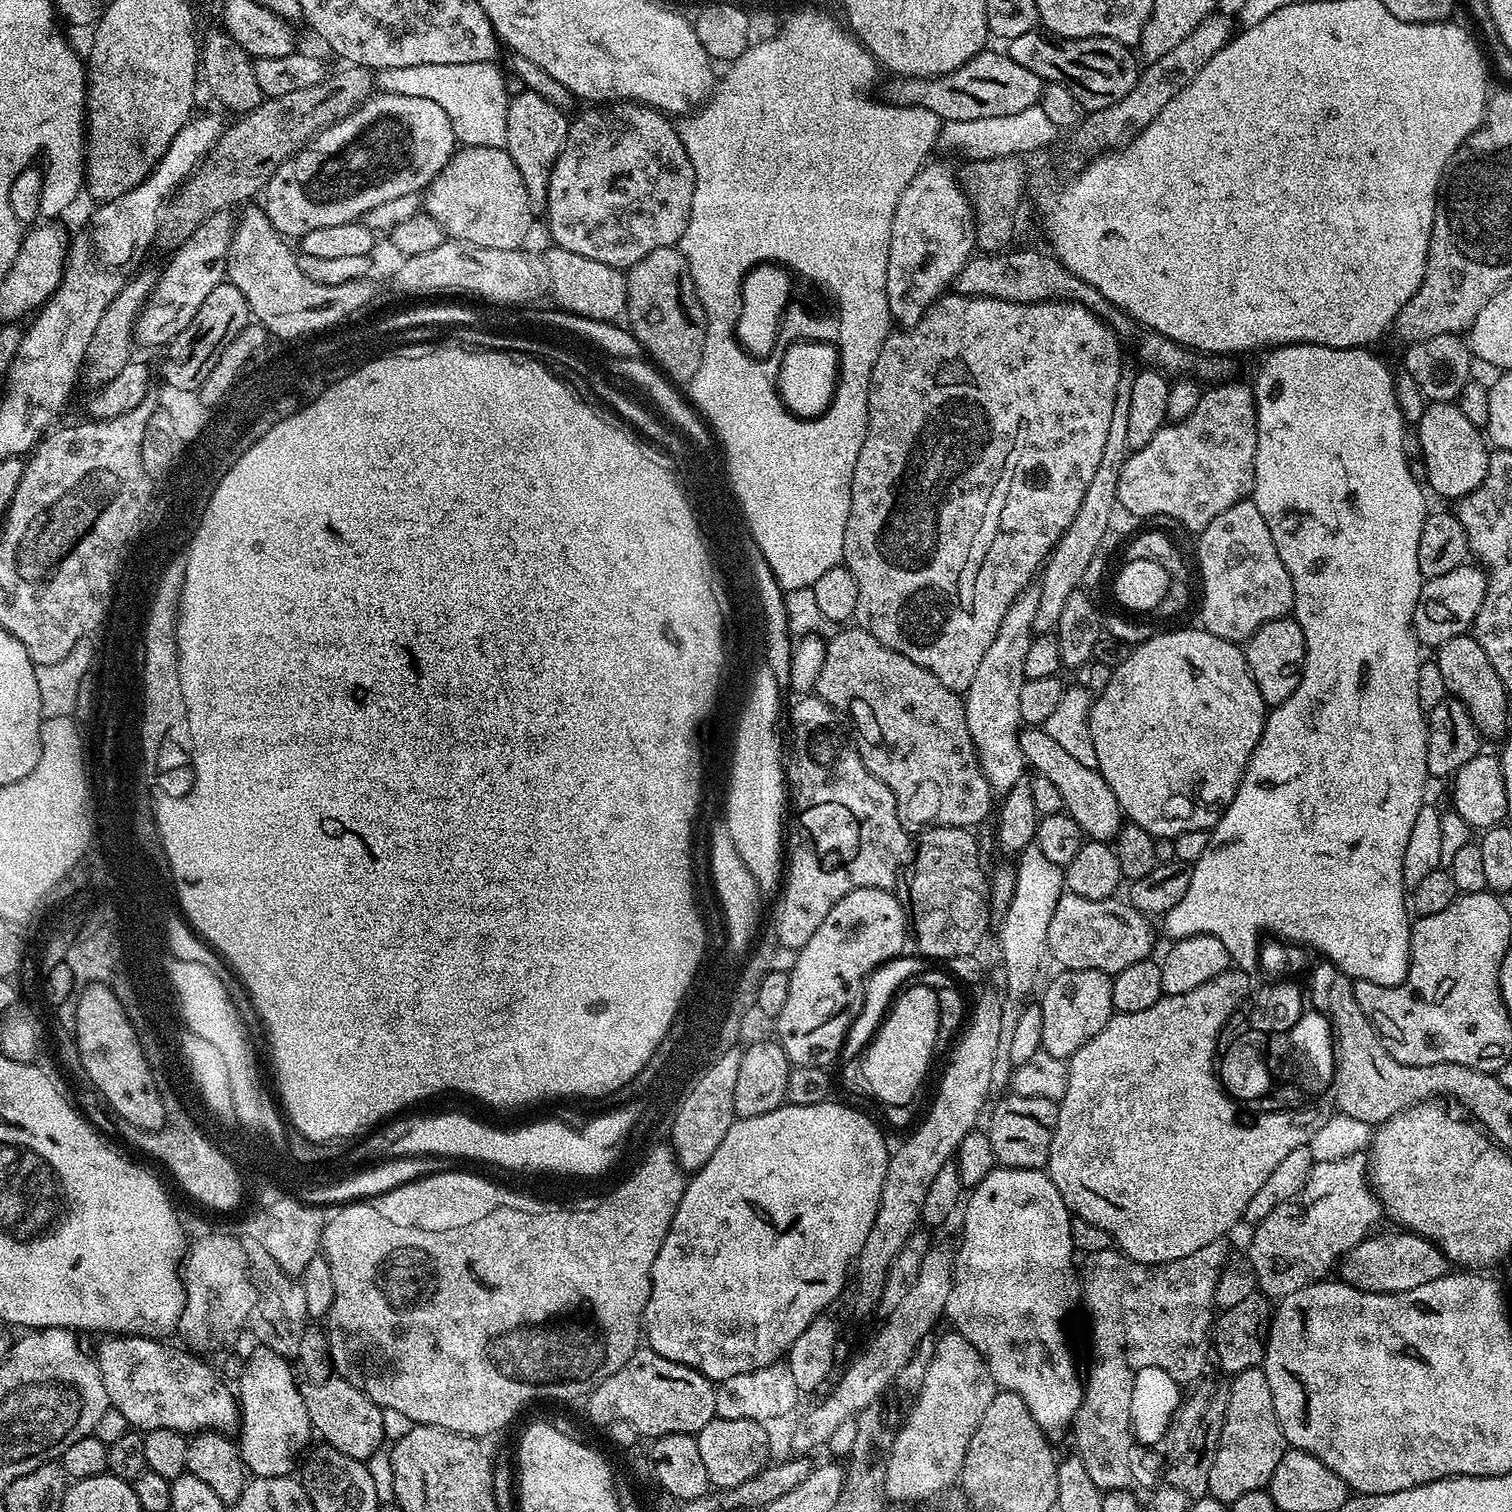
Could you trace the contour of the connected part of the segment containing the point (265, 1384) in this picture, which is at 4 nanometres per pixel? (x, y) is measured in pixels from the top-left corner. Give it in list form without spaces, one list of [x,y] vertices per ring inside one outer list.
[[[260,1344],[246,1362],[243,1361],[241,1373],[236,1379],[241,1419],[238,1447],[245,1469],[255,1477],[289,1475],[295,1462],[297,1465],[295,1457],[303,1453],[302,1448],[314,1434],[304,1395],[288,1363],[287,1357]]]

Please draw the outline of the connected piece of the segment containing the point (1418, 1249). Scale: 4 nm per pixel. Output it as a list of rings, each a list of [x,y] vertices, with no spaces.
[[[1392,1231],[1396,1232],[1384,1232],[1381,1236],[1373,1234],[1358,1242],[1358,1246],[1338,1262],[1339,1279],[1363,1292],[1405,1292],[1414,1290],[1414,1286],[1426,1286],[1426,1282],[1434,1282],[1434,1278],[1449,1275],[1450,1261],[1438,1245],[1416,1232]]]

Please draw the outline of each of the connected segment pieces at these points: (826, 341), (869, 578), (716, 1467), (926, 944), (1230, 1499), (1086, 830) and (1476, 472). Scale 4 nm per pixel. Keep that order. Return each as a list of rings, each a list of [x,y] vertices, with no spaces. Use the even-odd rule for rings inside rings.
[[[764,256],[764,260],[752,260],[752,264],[748,264],[748,268],[744,268],[744,272],[740,272],[740,284],[736,284],[736,312],[740,308],[740,300],[744,300],[744,292],[746,292],[746,284],[748,284],[750,276],[762,268],[774,268],[786,280],[790,280],[790,293],[786,292],[787,304],[791,305],[794,298],[800,298],[800,296],[812,296],[812,334],[796,332],[792,335],[793,329],[790,327],[789,321],[785,319],[780,326],[780,351],[774,354],[754,352],[748,346],[738,346],[734,336],[732,336],[732,344],[736,344],[736,348],[740,348],[740,356],[744,356],[744,360],[748,360],[748,364],[756,364],[756,368],[760,368],[760,376],[764,376],[764,380],[768,380],[768,388],[772,388],[772,396],[776,396],[776,404],[780,404],[780,412],[784,412],[784,416],[788,416],[788,420],[796,420],[796,424],[820,424],[820,420],[824,420],[824,416],[828,416],[828,412],[832,412],[832,408],[836,408],[836,396],[840,396],[840,384],[844,384],[844,336],[840,336],[840,332],[844,332],[844,308],[840,308],[840,296],[836,296],[836,292],[832,292],[832,288],[828,288],[828,284],[820,284],[820,280],[812,280],[812,276],[808,276],[808,272],[800,272],[800,268],[796,268],[796,264],[788,264],[788,260],[776,260],[776,256]],[[796,346],[826,346],[832,350],[834,358],[838,356],[838,378],[836,378],[834,392],[832,392],[826,408],[822,412],[818,412],[818,416],[814,418],[794,414],[782,400],[782,386],[780,386],[782,358],[786,362],[790,350]]]
[[[955,294],[941,296],[913,328],[893,331],[886,338],[878,362],[874,362],[868,387],[868,433],[866,442],[862,442],[862,450],[858,450],[858,462],[854,462],[842,564],[854,574],[854,582],[858,582],[855,623],[874,634],[882,646],[890,646],[890,650],[906,654],[910,662],[918,662],[918,666],[930,670],[942,686],[967,693],[978,665],[982,663],[982,654],[986,654],[986,646],[994,642],[1006,612],[1018,594],[1033,583],[1066,526],[1074,522],[1074,514],[1078,514],[1078,506],[1082,506],[1082,498],[1094,479],[1098,462],[1102,462],[1106,434],[1110,434],[1110,417],[1114,414],[1114,398],[1122,367],[1120,344],[1121,337],[1102,317],[1095,316],[1089,308],[1073,300],[1019,304],[985,296]]]
[[[722,1418],[706,1422],[700,1432],[695,1433],[698,1442],[698,1454],[706,1465],[709,1485],[716,1490],[727,1490],[742,1486],[750,1478],[757,1476],[763,1468],[768,1467],[768,1432],[763,1423],[746,1418]]]
[[[929,826],[919,833],[920,841],[914,844],[907,900],[910,928],[916,931],[916,944],[921,954],[942,962],[975,953],[988,932],[988,919],[994,916],[989,899],[990,880],[986,874],[984,877],[980,848],[972,835],[967,828]]]
[[[1263,1367],[1235,1373],[1232,1385],[1226,1389],[1228,1409],[1220,1435],[1220,1445],[1210,1466],[1208,1495],[1230,1506],[1242,1494],[1250,1490],[1267,1489],[1275,1467],[1286,1451],[1286,1441],[1274,1414],[1274,1398],[1270,1394],[1270,1382],[1266,1382]]]
[[[1028,726],[1021,729],[1019,745],[1025,763],[1037,775],[1044,776],[1061,791],[1064,809],[1079,824],[1081,833],[1089,839],[1109,843],[1113,841],[1124,825],[1120,803],[1114,797],[1109,784],[1102,778],[1099,769],[1084,766],[1073,757],[1043,727]]]
[[[1455,402],[1429,403],[1414,430],[1420,439],[1420,452],[1424,455],[1424,472],[1428,475],[1429,489],[1432,487],[1438,495],[1445,496],[1451,502],[1458,502],[1475,490],[1482,478],[1486,478],[1490,448],[1485,433],[1476,428],[1474,422],[1468,421],[1466,414],[1458,410]]]

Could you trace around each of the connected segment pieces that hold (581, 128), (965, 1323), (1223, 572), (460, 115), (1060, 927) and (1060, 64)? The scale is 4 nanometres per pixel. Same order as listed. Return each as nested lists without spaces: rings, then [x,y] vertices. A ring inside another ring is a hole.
[[[604,102],[599,106],[588,106],[577,120],[573,119],[568,126],[566,142],[558,154],[550,174],[548,187],[548,232],[552,235],[551,243],[562,250],[570,250],[573,254],[582,254],[582,258],[594,258],[594,262],[606,262],[606,266],[614,266],[621,270],[632,268],[659,248],[674,248],[679,245],[682,234],[690,222],[690,206],[694,202],[694,166],[690,166],[690,154],[686,154],[686,146],[682,146],[680,135],[676,132],[676,124],[665,113],[639,102]]]
[[[1003,1166],[993,1168],[977,1188],[971,1189],[963,1212],[964,1233],[952,1264],[947,1319],[952,1319],[951,1327],[982,1354],[997,1389],[1018,1394],[1018,1398],[1026,1402],[1026,1410],[1030,1410],[1034,1422],[1038,1422],[1046,1434],[1060,1432],[1063,1428],[1065,1431],[1076,1419],[1078,1406],[1084,1400],[1082,1376],[1076,1373],[1068,1336],[1064,1333],[1064,1323],[1072,1307],[1075,1304],[1077,1307],[1082,1300],[1082,1280],[1077,1269],[1076,1272],[1072,1269],[1074,1217],[1047,1171]]]
[[[1249,498],[1230,506],[1230,510],[1222,510],[1222,514],[1199,533],[1198,540],[1200,549],[1196,552],[1196,560],[1200,563],[1200,584],[1204,587],[1199,623],[1204,631],[1223,640],[1247,642],[1263,624],[1285,619],[1292,612],[1296,591],[1286,566],[1282,566],[1282,558],[1278,558],[1270,526],[1266,526],[1266,518],[1258,514],[1255,500]]]
[[[492,62],[394,66],[379,69],[375,73],[374,84],[381,92],[410,94],[410,98],[430,98],[430,102],[438,102],[438,106],[446,110],[446,118],[450,118],[450,126],[454,126],[454,134],[461,145],[504,148],[510,92],[504,89],[505,73],[500,73],[496,66]]]
[[[1065,891],[1058,898],[1058,906],[1054,906],[1054,918],[1050,918],[1046,952],[1061,964],[1061,969],[1069,972],[1098,970],[1113,977],[1126,970],[1126,966],[1134,966],[1134,962],[1153,955],[1152,943],[1156,936],[1152,933],[1152,924],[1149,917],[1123,899],[1091,900]]]
[[[1047,30],[1027,32],[1006,44],[1006,55],[1018,62],[1018,66],[1026,66],[1026,70],[1038,74],[1040,80],[1049,84],[1066,86],[1086,110],[1109,108],[1130,94],[1141,74],[1141,69],[1136,68],[1137,57],[1134,52],[1132,57],[1132,52],[1129,45],[1114,38],[1066,38],[1054,36]]]

